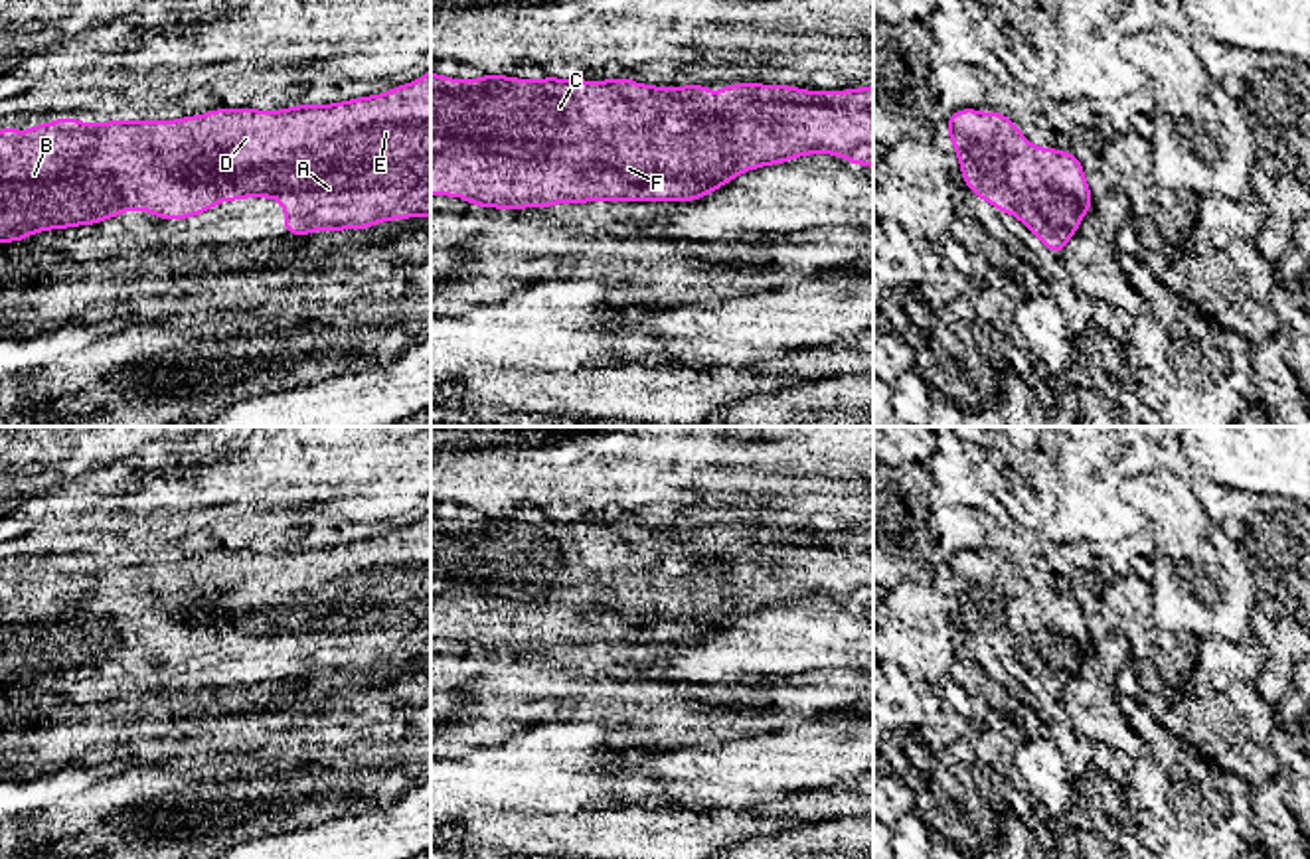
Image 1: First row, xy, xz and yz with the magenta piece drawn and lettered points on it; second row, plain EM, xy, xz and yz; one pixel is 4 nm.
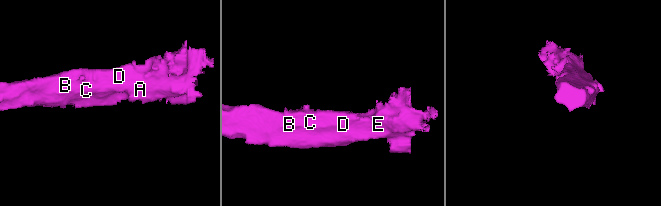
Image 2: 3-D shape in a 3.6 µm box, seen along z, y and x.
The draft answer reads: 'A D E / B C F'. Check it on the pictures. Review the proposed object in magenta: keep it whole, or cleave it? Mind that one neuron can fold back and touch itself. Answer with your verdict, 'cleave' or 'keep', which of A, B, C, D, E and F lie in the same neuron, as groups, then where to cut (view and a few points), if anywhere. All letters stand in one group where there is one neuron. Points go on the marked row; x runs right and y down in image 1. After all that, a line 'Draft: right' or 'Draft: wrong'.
keep; A B C D E F; no cut
Draft: wrong

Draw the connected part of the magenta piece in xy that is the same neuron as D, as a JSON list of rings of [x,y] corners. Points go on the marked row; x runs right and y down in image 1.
[[[431,71],[387,93],[336,105],[298,105],[283,111],[215,109],[207,115],[184,117],[180,120],[109,120],[101,124],[63,117],[53,122],[34,124],[30,132],[0,128],[0,243],[24,241],[32,233],[45,229],[95,225],[128,209],[144,209],[162,219],[188,219],[215,207],[223,199],[235,201],[251,195],[279,199],[285,205],[287,235],[310,235],[320,229],[368,229],[383,219],[431,217]]]

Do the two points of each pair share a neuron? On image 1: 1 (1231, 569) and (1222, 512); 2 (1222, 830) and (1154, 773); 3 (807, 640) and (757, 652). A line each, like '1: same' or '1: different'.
1: different
2: same
3: same

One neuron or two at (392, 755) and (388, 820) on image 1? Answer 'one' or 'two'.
two

